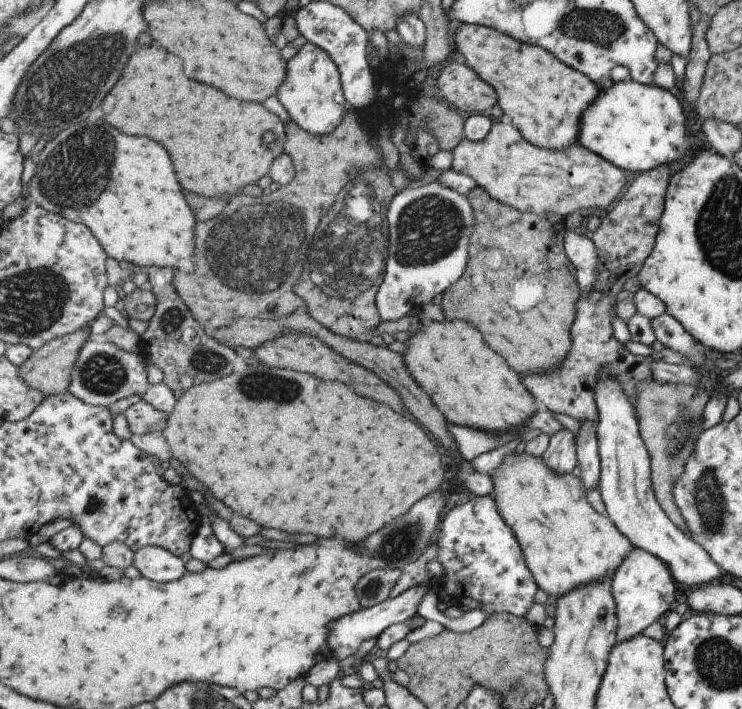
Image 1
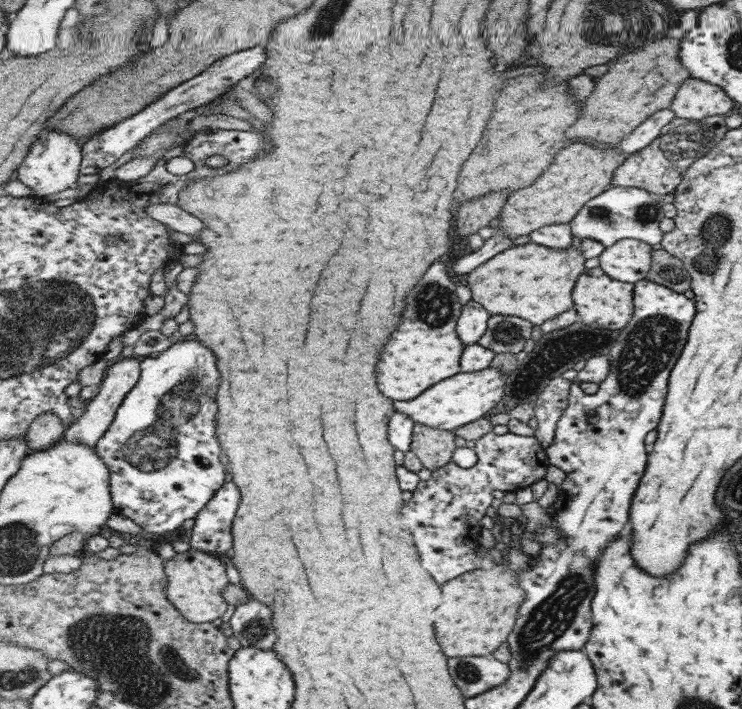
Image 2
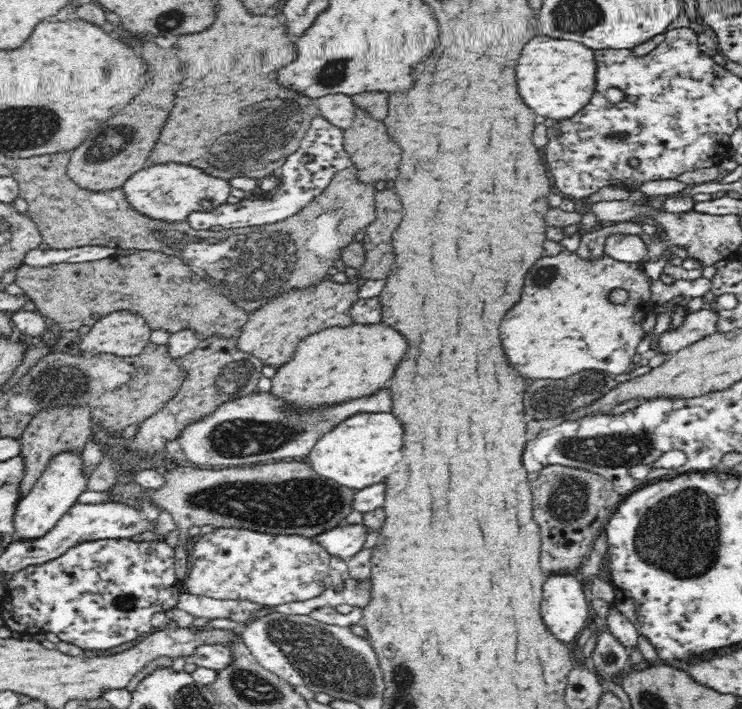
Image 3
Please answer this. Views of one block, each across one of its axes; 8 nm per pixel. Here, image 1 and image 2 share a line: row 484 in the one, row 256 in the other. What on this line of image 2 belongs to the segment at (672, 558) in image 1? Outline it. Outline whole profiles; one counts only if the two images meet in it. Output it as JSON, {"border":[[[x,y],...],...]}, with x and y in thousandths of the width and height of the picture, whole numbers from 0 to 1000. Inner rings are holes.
{"border":[[[842,336],[810,358],[809,377],[837,398],[856,401],[869,394],[879,375],[877,346]]]}

